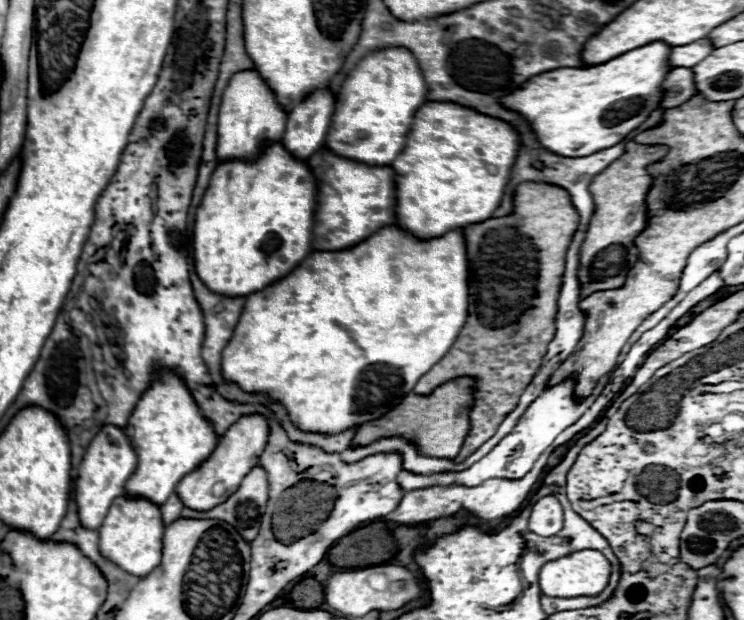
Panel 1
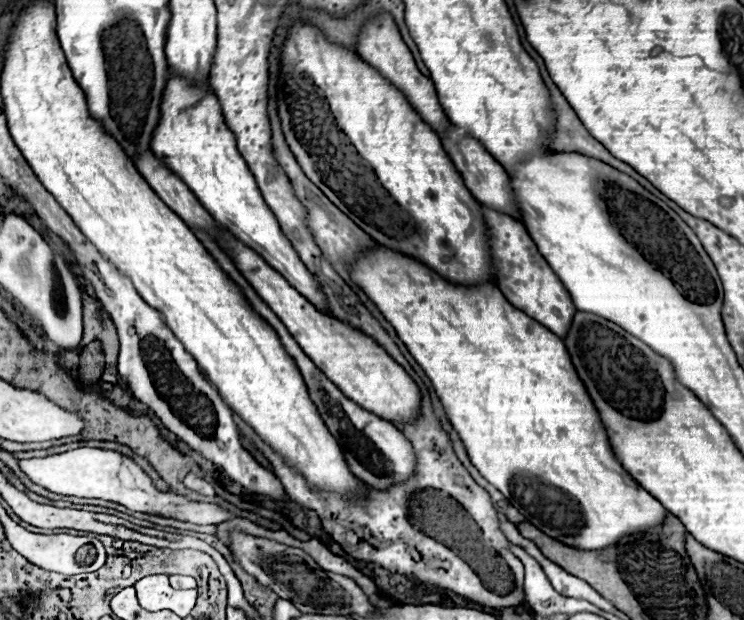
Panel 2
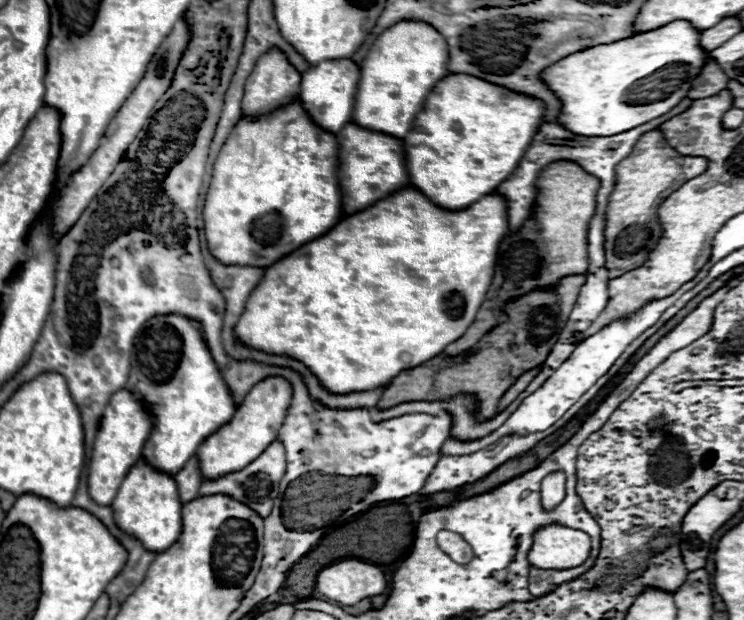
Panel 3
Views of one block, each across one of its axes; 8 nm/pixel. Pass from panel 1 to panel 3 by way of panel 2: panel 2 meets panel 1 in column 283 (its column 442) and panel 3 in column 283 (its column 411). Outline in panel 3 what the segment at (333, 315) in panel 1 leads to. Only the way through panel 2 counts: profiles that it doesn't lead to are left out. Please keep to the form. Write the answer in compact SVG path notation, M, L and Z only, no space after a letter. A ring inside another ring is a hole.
M404 186L404 188L396 190L394 194L390 194L388 198L378 200L378 204L372 204L362 212L342 218L324 236L304 244L302 248L290 252L288 258L284 256L282 260L268 266L264 272L264 280L260 280L258 288L248 298L244 316L240 316L240 320L236 324L236 336L250 348L264 350L270 354L286 354L286 356L292 356L292 358L304 362L330 392L344 394L344 392L354 392L354 390L378 388L378 386L390 382L394 376L398 376L404 368L414 368L416 364L422 364L424 360L440 354L448 344L452 344L452 340L458 340L466 332L466 328L472 324L480 304L484 302L488 288L490 288L498 248L506 234L508 234L508 202L496 190L492 194L486 194L476 204L472 204L464 210L444 210L444 208L436 206L430 198L426 198L420 190L416 190L412 186Z

